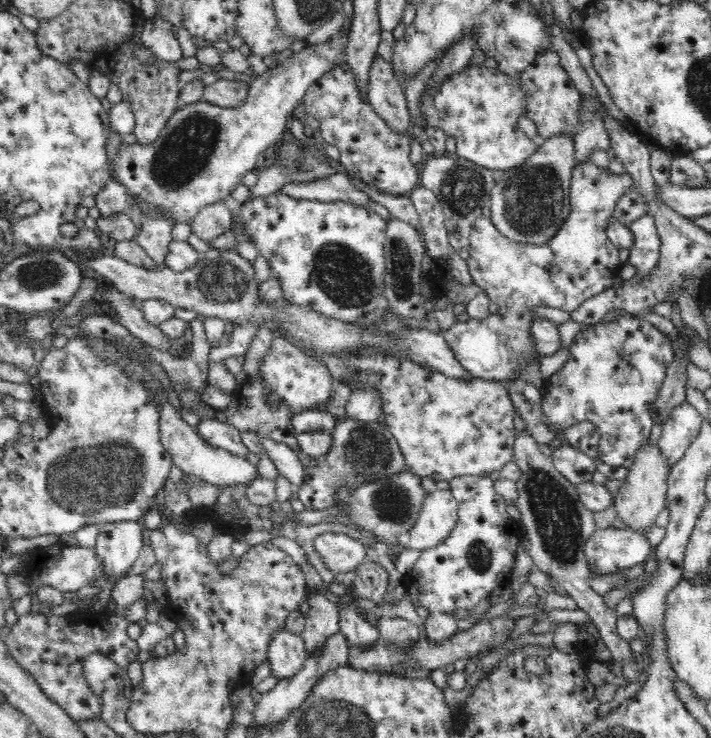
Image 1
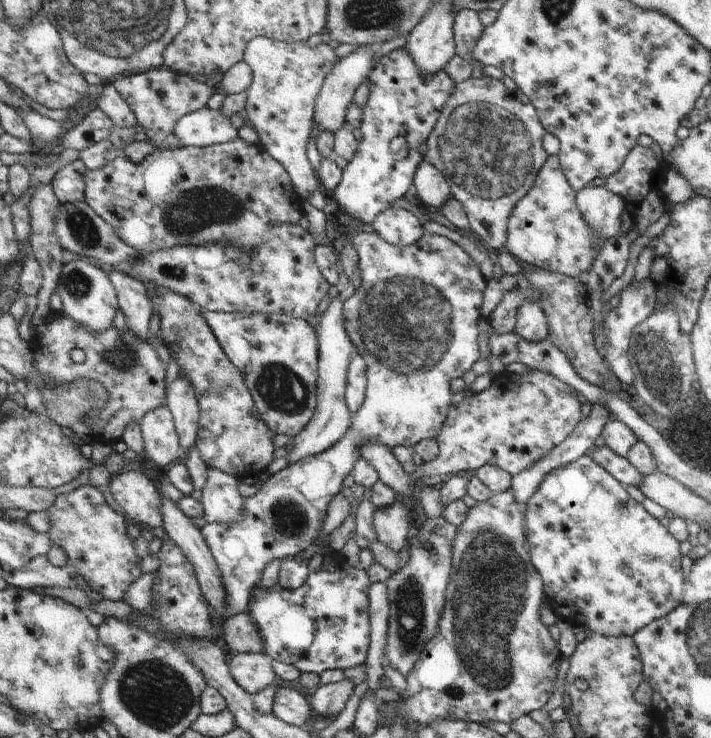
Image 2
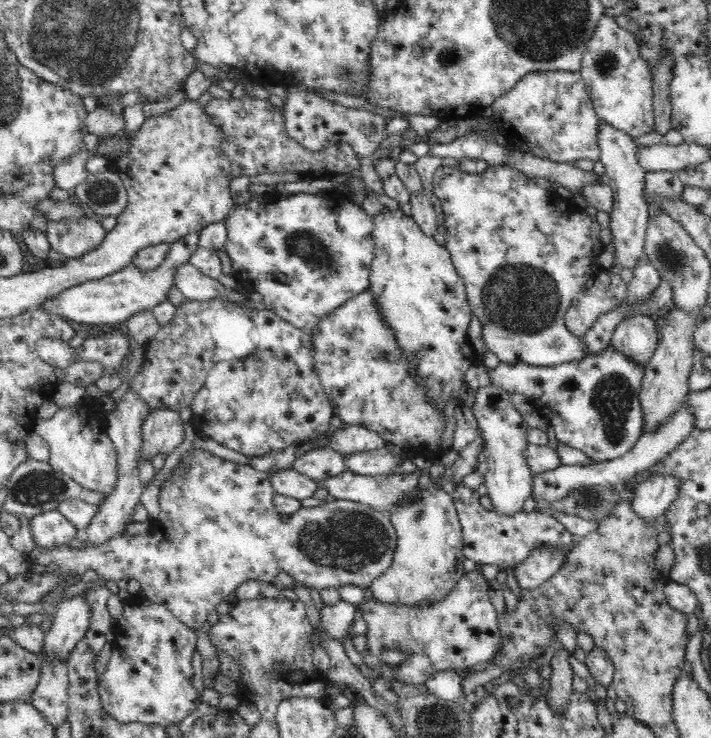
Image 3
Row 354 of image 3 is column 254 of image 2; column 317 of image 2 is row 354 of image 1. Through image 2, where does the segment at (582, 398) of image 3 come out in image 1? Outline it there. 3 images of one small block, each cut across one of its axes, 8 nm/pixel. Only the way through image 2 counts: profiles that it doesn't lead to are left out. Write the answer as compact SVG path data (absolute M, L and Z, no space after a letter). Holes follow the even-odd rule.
M626 314L616 322L596 324L592 328L584 326L570 346L570 358L564 364L564 368L558 370L554 376L550 376L546 382L548 394L544 398L544 416L542 416L544 424L554 434L560 434L580 422L592 422L600 434L598 460L608 466L630 468L634 464L638 450L642 450L642 446L650 440L652 428L656 424L652 420L654 402L658 400L666 370L674 358L674 352L676 352L674 338L668 334L662 334L640 316Z

